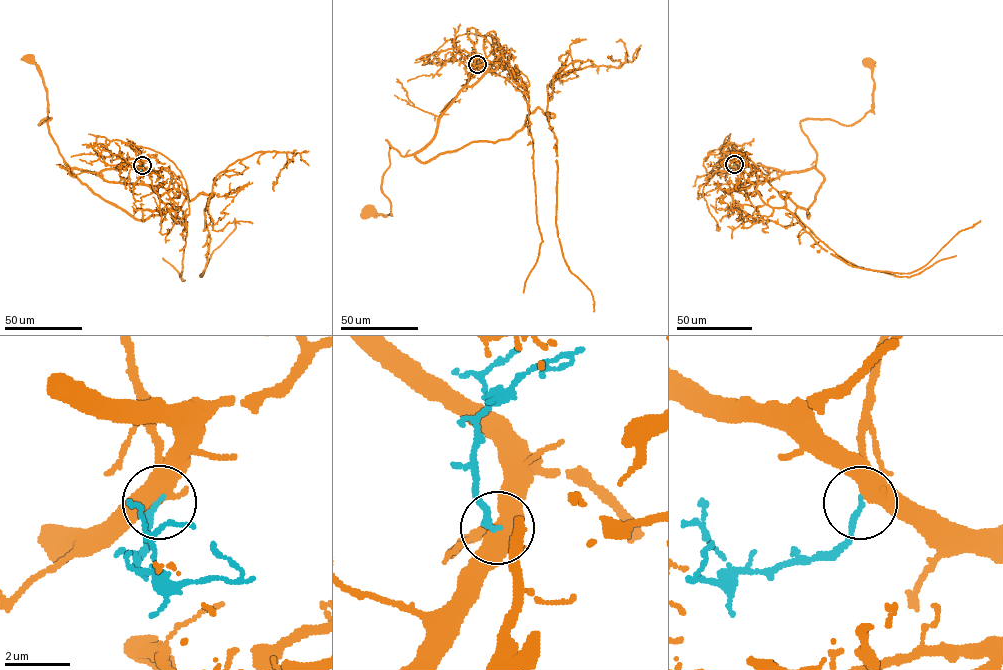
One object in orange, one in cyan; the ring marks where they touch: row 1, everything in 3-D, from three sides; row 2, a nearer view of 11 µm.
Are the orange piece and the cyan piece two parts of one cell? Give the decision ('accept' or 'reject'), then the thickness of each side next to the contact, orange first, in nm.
accept | 500/200 nm

